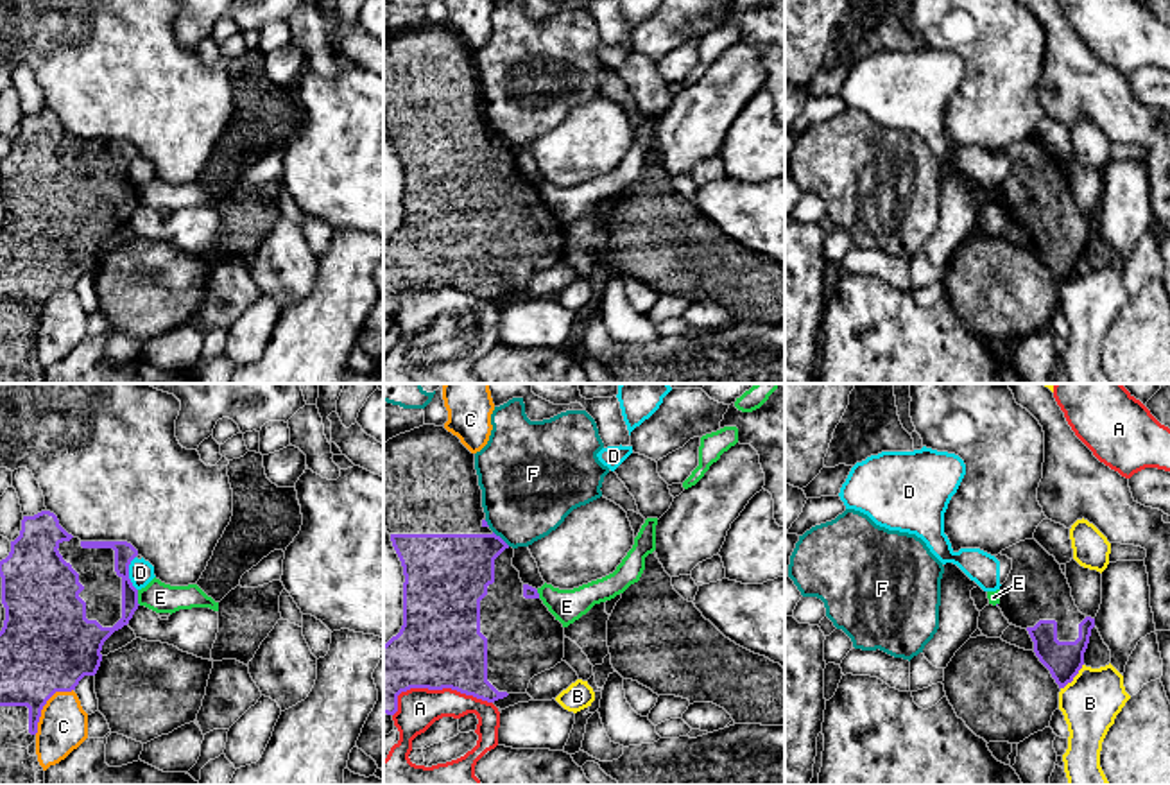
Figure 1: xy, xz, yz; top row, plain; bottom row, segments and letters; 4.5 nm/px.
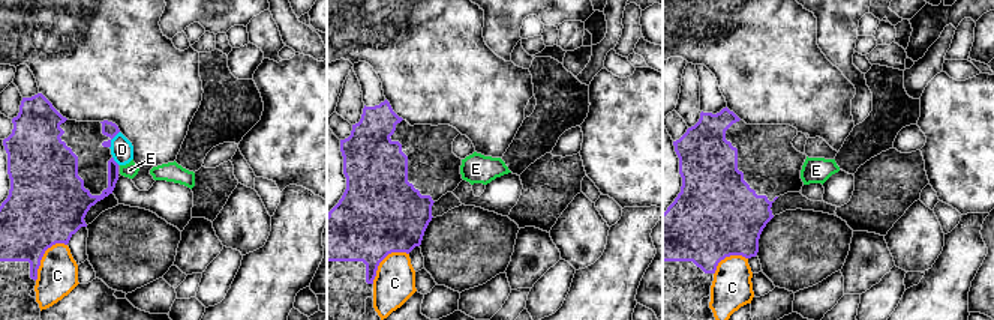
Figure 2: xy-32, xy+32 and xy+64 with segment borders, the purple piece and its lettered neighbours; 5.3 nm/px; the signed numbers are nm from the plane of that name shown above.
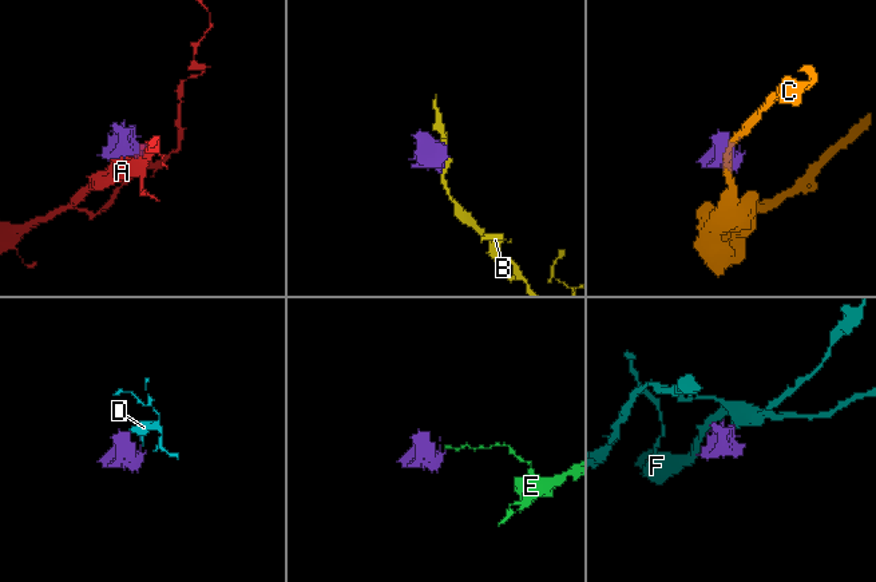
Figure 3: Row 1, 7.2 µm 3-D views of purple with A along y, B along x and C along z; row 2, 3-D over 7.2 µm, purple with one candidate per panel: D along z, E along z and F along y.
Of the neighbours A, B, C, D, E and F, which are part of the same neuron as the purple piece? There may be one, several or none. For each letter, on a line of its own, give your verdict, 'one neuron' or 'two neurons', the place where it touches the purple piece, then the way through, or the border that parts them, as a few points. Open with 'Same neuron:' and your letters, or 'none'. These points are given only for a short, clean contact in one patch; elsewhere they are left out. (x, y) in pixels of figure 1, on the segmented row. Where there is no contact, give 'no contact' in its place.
Same neuron: none
A: two neurons | xz (434, 689)
B: two neurons | yz (1074, 676) | along yz (1083, 664), (1079, 672), (1061, 689)
C: two neurons | xy (45, 703)
D: two neurons | xy (128, 574) | along xy (135, 556), (129, 565), (129, 581), (137, 590)
E: two neurons | xy (137, 597) | along xy (137, 590), (140, 604)
F: two neurons | xz (500, 538) | along xz (493, 531), (509, 545)

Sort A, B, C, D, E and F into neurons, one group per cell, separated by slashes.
A / B / C / D / E / F

